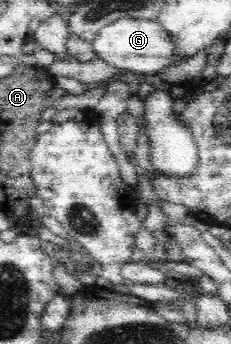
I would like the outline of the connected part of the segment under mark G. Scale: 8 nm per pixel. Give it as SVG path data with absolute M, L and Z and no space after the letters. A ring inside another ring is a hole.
M122 18L102 30L91 43L93 51L114 68L134 74L155 74L178 61L178 46L157 19Z

